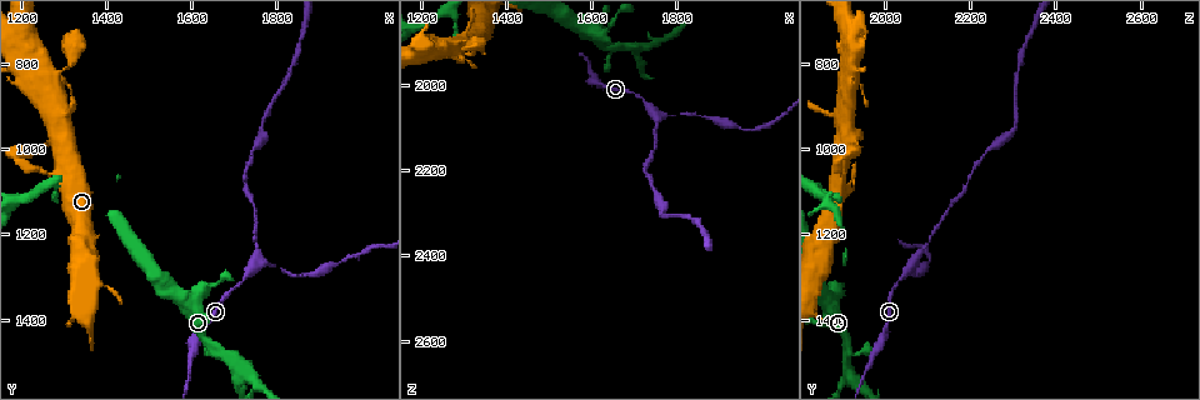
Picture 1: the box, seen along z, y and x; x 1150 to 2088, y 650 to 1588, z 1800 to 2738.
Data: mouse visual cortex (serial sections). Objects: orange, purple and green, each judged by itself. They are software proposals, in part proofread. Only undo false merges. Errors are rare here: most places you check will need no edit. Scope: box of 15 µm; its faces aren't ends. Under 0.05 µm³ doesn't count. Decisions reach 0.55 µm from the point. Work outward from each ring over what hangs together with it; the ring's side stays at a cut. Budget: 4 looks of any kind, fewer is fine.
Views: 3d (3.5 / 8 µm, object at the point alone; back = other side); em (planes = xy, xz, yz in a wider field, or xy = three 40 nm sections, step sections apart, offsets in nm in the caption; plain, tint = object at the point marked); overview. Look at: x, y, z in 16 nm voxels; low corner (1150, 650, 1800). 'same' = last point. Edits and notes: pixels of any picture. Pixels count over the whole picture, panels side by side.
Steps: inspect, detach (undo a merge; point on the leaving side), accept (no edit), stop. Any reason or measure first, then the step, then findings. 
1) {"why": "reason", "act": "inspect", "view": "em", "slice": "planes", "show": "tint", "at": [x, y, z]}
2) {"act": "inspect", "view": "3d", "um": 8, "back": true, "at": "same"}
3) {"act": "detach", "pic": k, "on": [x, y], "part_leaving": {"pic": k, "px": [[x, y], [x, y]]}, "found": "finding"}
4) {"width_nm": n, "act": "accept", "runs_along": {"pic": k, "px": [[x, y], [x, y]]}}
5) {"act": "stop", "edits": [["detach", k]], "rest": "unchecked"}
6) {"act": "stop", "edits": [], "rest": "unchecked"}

{"why": "a narrow waist", "act": "inspect", "view": "3d", "um": 8, "at": [1795, 1280, 2075]}

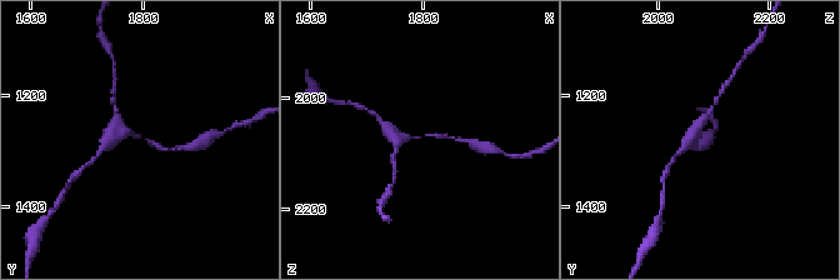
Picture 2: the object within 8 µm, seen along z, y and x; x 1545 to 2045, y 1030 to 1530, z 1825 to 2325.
{"act": "inspect", "view": "3d", "um": 3.5, "at": [1795, 1275, 2075]}

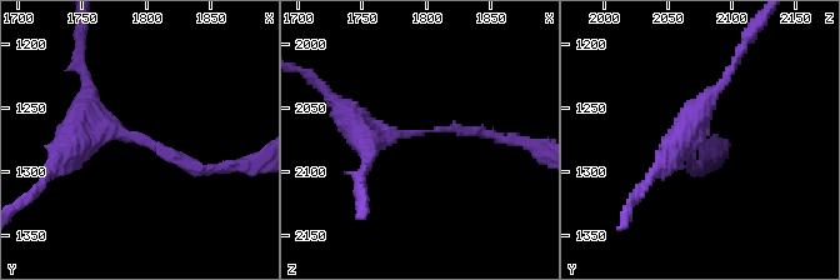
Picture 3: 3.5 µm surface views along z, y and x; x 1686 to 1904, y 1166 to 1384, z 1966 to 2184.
{"act": "accept", "runs_along": {"pic": 3, "px": [[69, 144], [126, 133], [214, 168]]}, "found": "one cell here"}

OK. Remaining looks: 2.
{"why": "side arm on a straight run", "act": "inspect", "view": "3d", "um": 3.5, "at": [1715, 1520, 1915]}

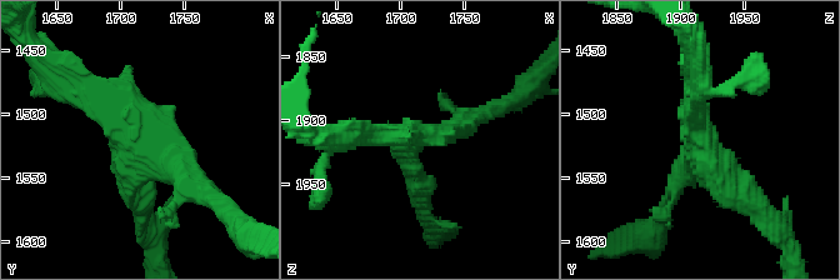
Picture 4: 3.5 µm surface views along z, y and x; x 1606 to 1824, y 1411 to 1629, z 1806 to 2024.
{"why": "shape alone is not enough", "act": "inspect", "view": "em", "slice": "xy", "step": 1, "show": "tint", "at": [1714, 1516, 1912]}

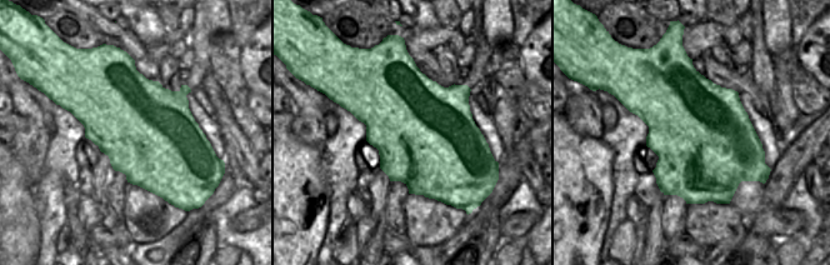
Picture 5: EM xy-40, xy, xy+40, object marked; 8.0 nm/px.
{"width_nm": 800, "act": "accept", "runs_along": {"pic": 4, "px": [[75, 80], [136, 138], [140, 191]]}, "found": "continuous, no second cell"}

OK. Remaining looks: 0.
{"act": "stop", "edits": [], "rest": "unchecked"}

